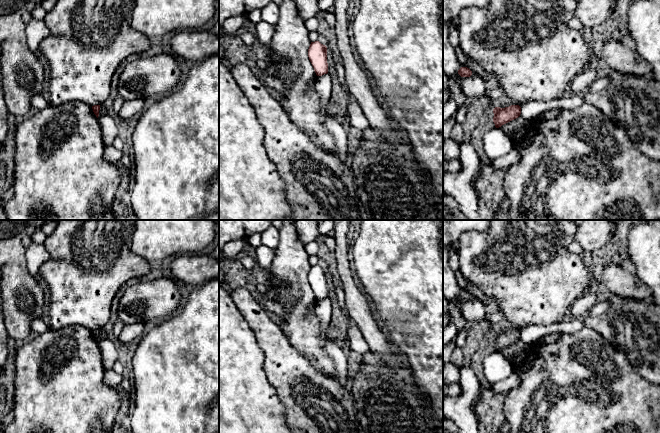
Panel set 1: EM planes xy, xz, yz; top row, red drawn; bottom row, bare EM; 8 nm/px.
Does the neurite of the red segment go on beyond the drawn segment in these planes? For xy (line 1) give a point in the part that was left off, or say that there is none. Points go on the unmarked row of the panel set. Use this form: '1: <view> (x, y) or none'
1: none

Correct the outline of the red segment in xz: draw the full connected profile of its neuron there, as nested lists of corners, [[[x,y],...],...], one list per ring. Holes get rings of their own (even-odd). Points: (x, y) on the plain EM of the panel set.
[[[319,265],[311,266],[308,281],[317,300],[328,297],[327,271]]]

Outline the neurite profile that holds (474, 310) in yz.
[[[443,247],[443,295],[448,301],[455,302],[462,319],[481,324],[485,319],[484,303],[474,296],[470,301],[461,301],[458,298],[462,289],[459,287],[455,274],[449,265],[450,249],[451,247]]]

